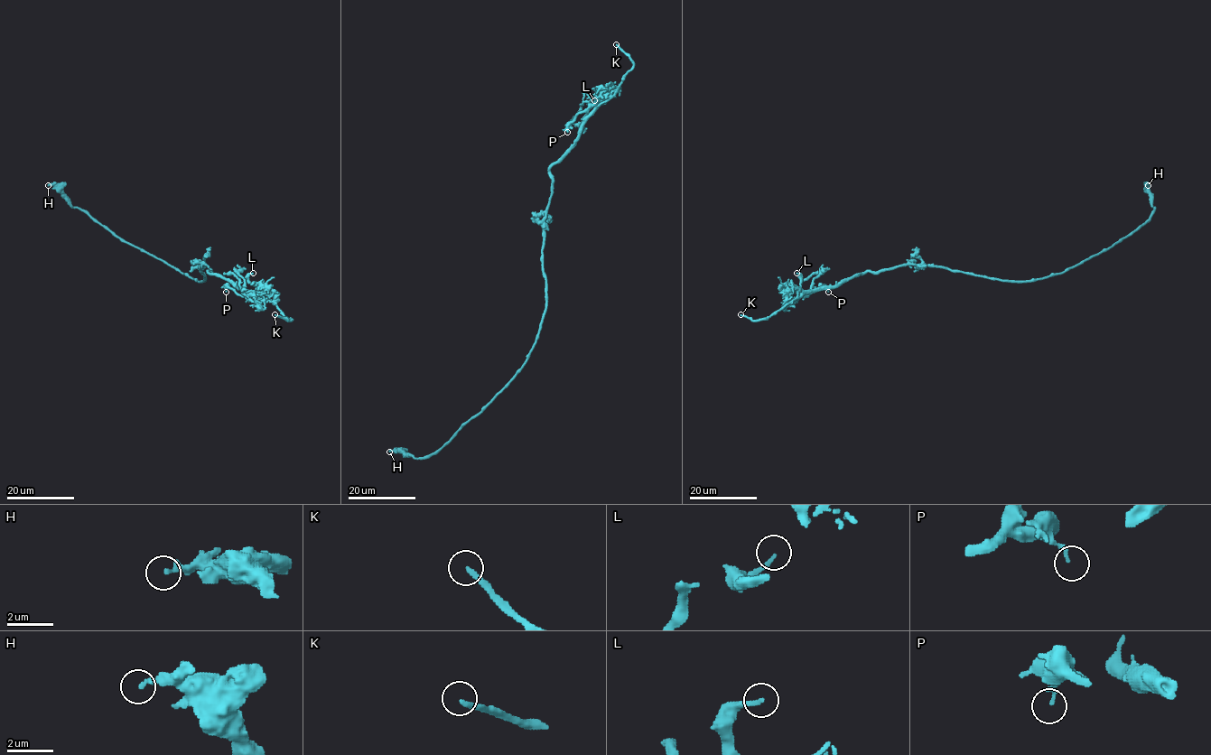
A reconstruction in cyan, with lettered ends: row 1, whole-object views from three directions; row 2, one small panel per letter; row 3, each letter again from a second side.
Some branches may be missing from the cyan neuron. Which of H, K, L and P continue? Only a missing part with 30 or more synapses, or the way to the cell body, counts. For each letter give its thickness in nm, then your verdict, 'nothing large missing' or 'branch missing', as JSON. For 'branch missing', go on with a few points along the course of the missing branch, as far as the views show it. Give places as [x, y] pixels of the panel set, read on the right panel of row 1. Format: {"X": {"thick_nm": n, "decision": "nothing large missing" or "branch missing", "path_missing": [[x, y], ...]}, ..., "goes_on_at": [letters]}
{"H": {"thick_nm": 240, "decision": "nothing large missing"}, "K": {"thick_nm": 200, "decision": "branch missing", "path_missing": [[740, 314], [729, 306], [723, 306], [715, 297]]}, "L": {"thick_nm": 170, "decision": "nothing large missing"}, "P": {"thick_nm": 150, "decision": "nothing large missing"}, "goes_on_at": ["K"]}

